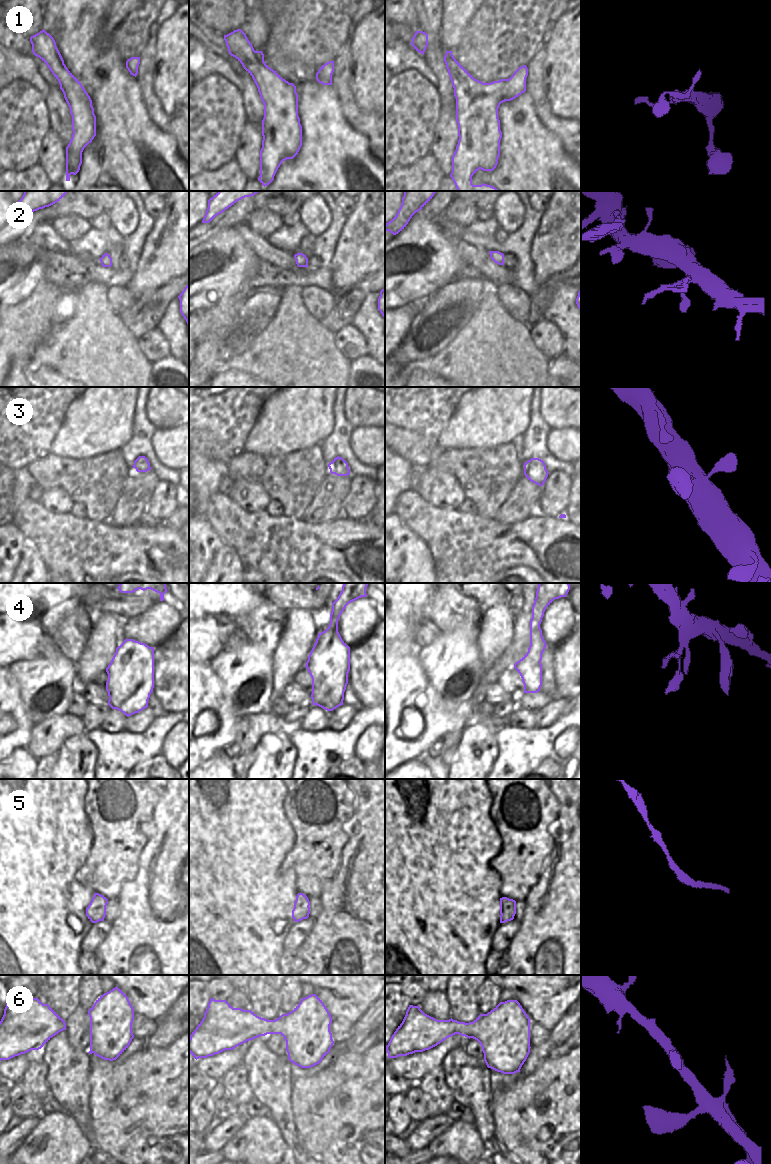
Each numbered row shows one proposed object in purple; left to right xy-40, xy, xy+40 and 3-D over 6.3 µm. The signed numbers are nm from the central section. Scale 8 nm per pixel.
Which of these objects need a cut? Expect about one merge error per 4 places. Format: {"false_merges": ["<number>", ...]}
{"false_merges": []}

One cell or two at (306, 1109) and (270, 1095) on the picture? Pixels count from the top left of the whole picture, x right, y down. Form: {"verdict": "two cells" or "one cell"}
{"verdict": "two cells"}

